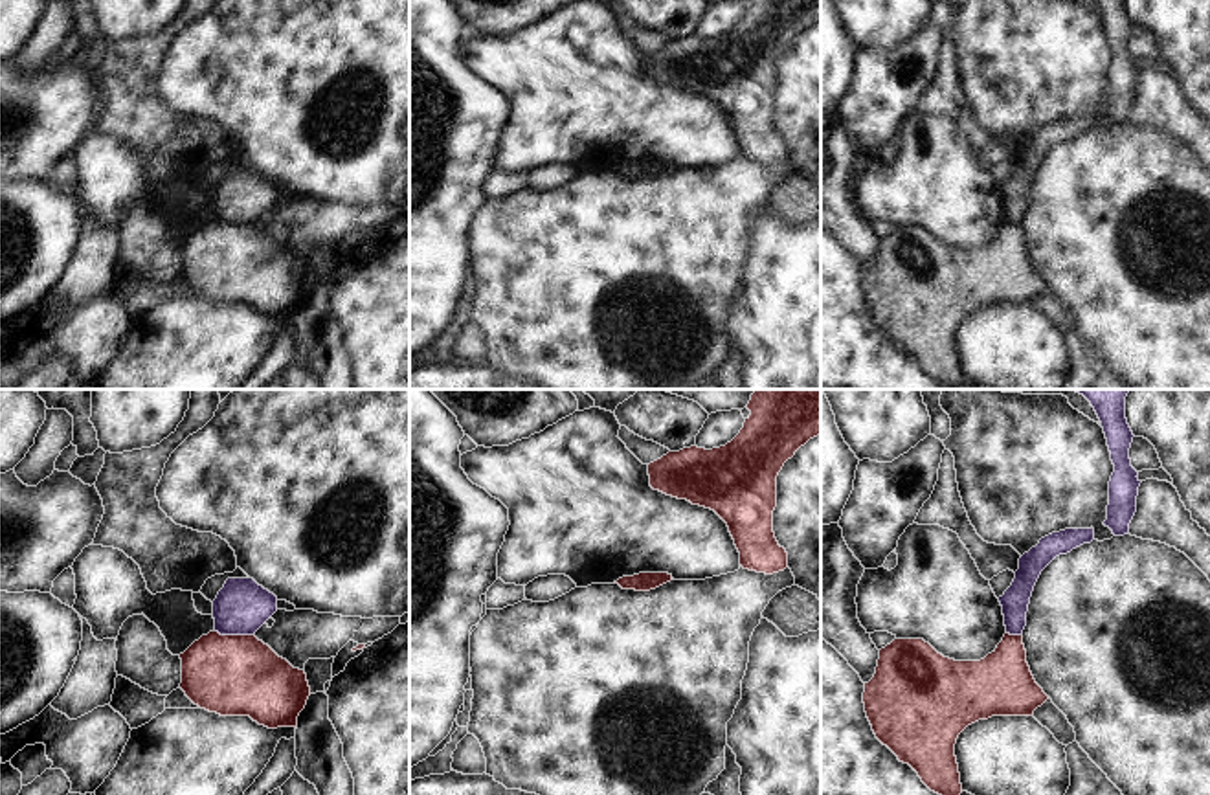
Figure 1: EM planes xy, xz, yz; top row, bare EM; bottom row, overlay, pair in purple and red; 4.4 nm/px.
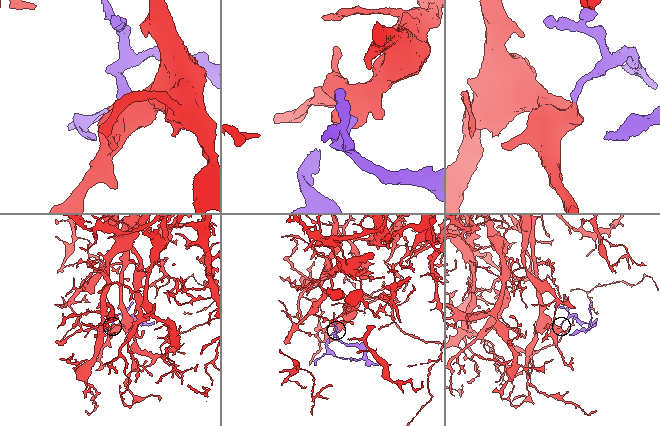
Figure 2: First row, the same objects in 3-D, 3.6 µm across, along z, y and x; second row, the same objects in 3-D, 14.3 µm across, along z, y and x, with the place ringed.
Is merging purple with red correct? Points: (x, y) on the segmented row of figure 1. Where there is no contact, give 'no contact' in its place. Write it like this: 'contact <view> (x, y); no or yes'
contact xy (234, 634); no

